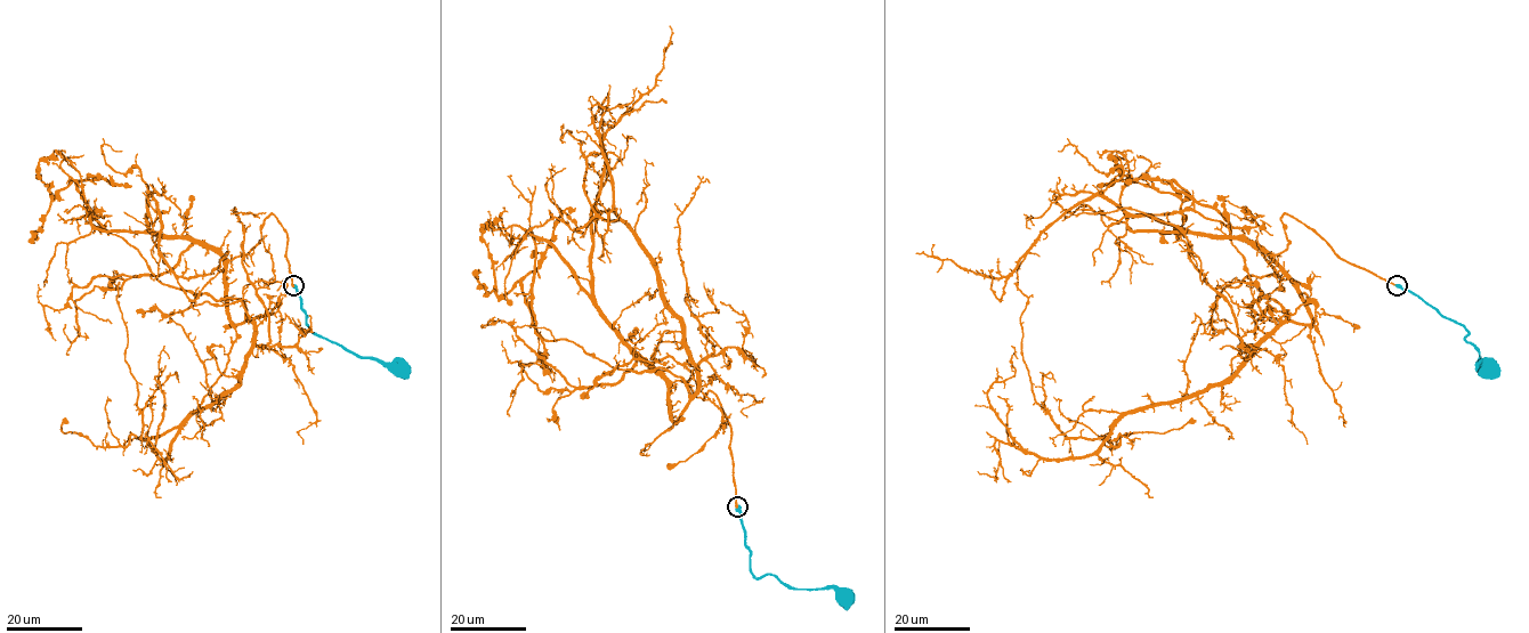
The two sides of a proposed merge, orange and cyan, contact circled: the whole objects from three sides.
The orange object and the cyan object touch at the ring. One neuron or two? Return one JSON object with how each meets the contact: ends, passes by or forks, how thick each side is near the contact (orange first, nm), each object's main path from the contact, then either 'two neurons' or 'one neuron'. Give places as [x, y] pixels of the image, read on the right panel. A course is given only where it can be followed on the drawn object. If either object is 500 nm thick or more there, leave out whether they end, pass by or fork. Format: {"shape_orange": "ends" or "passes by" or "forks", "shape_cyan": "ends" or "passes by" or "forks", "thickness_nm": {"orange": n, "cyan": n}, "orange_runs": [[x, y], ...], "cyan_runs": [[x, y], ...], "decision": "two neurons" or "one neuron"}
{"thickness_nm": {"orange": 340, "cyan": 750}, "orange_runs": [[1398, 285], [1285, 213], [1270, 259], [1311, 323], [1129, 412], [1084, 456], [1010, 435], [987, 391], [1017, 358]], "cyan_runs": [[1398, 285], [1461, 324], [1467, 331], [1465, 339], [1479, 352], [1478, 367], [1485, 374], [1489, 372]], "decision": "two neurons"}

